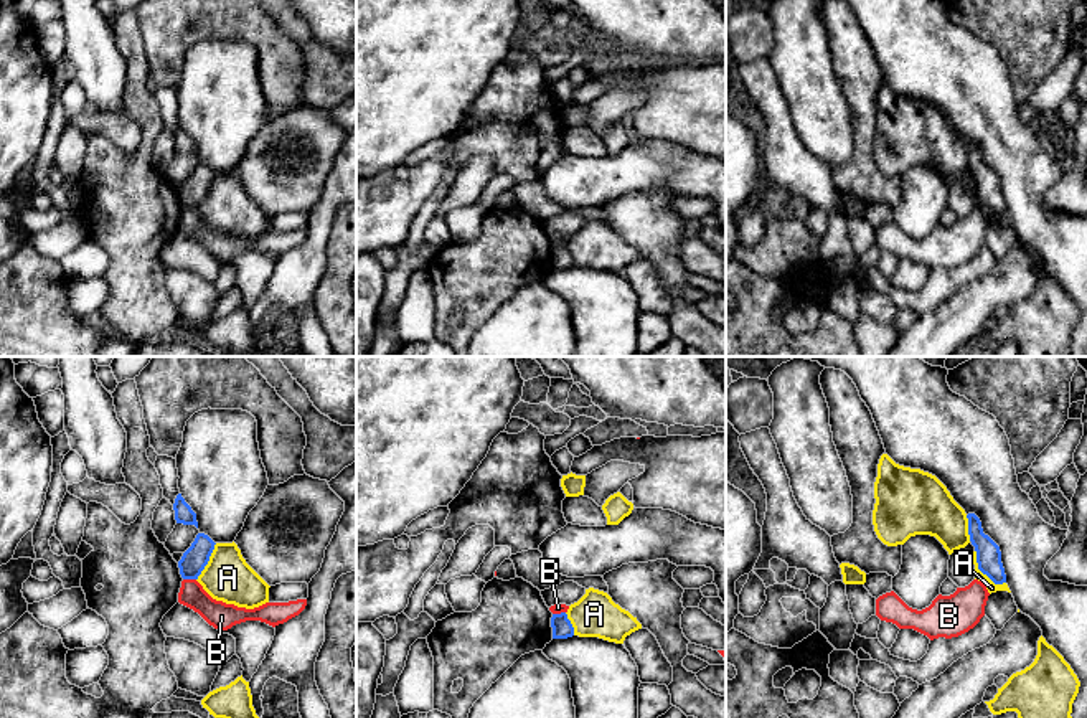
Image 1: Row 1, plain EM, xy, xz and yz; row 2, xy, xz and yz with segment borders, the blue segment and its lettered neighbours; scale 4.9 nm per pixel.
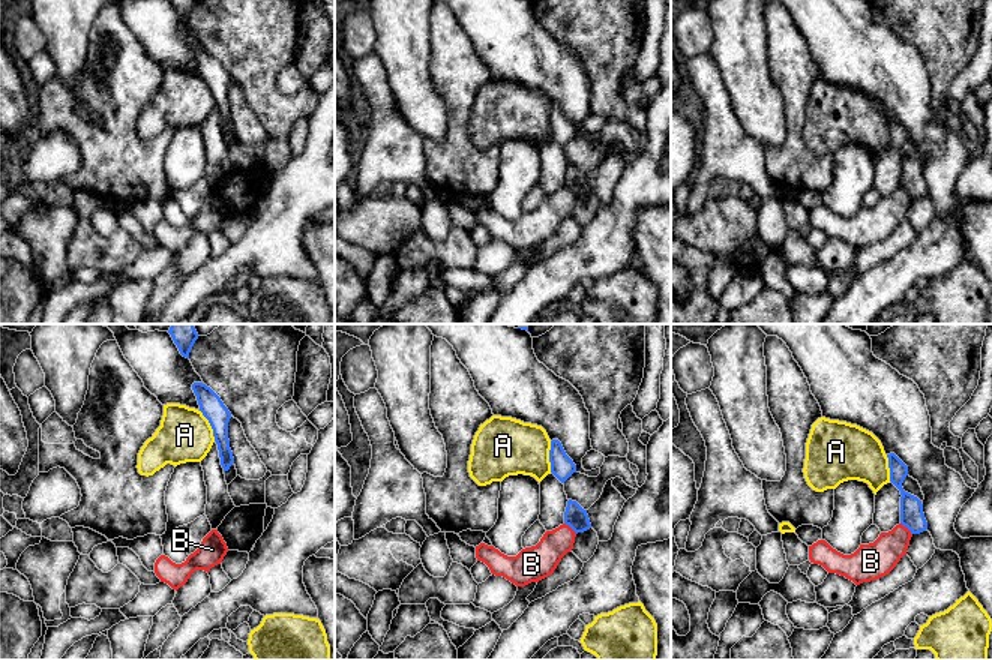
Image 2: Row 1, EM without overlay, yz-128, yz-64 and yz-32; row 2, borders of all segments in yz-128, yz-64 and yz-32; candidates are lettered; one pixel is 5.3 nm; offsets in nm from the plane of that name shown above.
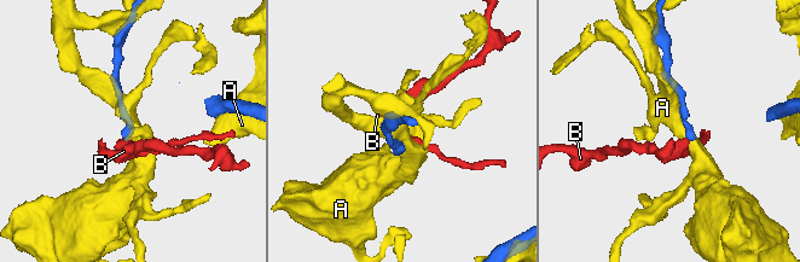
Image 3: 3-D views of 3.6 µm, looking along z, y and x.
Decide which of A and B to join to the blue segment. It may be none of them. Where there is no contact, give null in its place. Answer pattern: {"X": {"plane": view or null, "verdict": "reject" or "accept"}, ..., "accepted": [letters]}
{"A": {"plane": "yz", "verdict": "reject"}, "B": {"plane": "xy", "verdict": "reject"}, "accepted": []}

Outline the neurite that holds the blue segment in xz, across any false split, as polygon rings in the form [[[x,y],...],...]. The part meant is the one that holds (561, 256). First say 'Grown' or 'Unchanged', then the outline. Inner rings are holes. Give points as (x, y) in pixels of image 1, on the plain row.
Unchanged. [[[566,243],[551,248],[553,269],[567,269],[574,266],[574,257]]]

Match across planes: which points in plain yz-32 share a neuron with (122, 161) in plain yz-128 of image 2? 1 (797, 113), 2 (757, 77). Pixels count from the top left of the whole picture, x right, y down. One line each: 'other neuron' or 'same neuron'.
1: same neuron
2: other neuron

